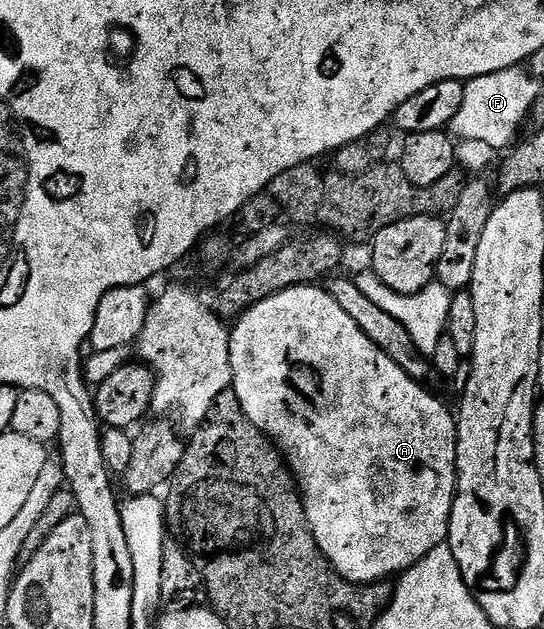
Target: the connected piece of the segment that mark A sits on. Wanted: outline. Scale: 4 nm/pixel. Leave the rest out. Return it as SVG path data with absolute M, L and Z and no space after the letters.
M320 285L306 287L291 287L282 293L274 293L274 297L266 297L266 301L258 301L245 315L235 320L228 340L230 349L230 365L232 366L232 386L238 401L247 417L260 432L276 445L277 451L284 457L287 470L294 476L295 486L302 496L304 515L316 538L316 544L321 556L330 561L330 565L343 579L357 585L371 585L381 581L391 580L401 573L410 570L426 553L441 546L447 540L450 513L456 500L456 419L444 408L440 399L435 399L430 392L417 380L411 379L400 366L328 295L327 290Z

